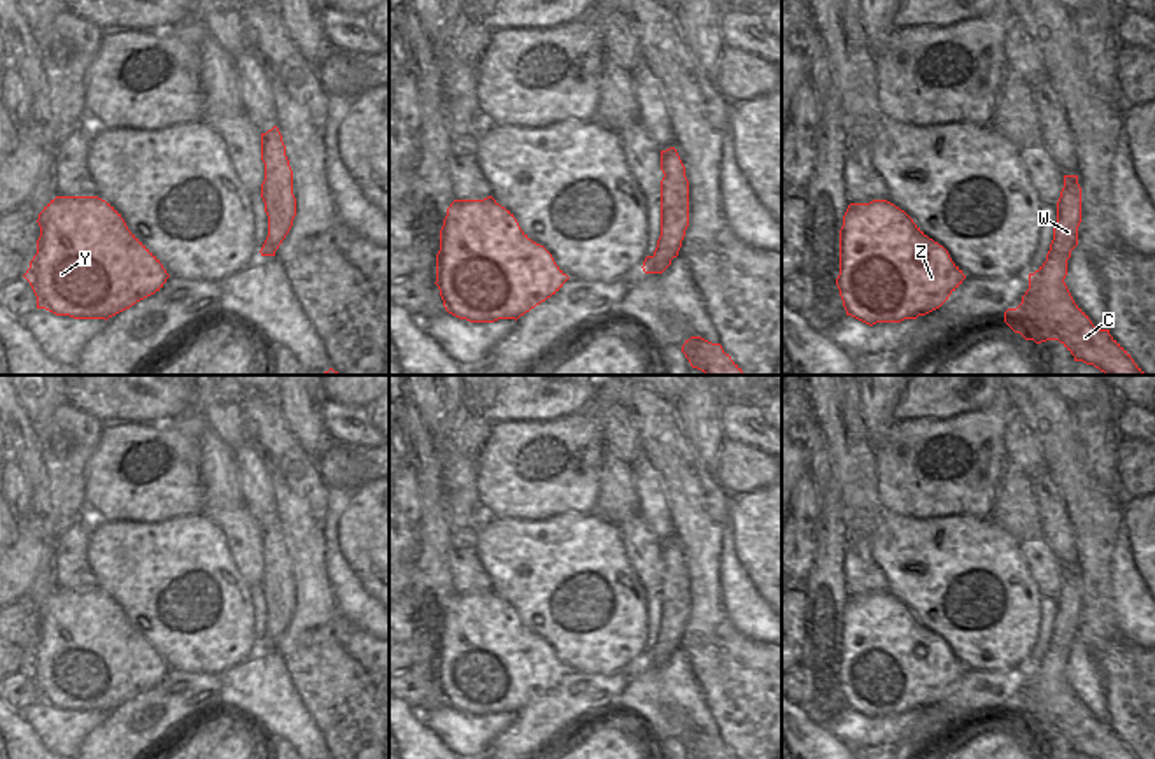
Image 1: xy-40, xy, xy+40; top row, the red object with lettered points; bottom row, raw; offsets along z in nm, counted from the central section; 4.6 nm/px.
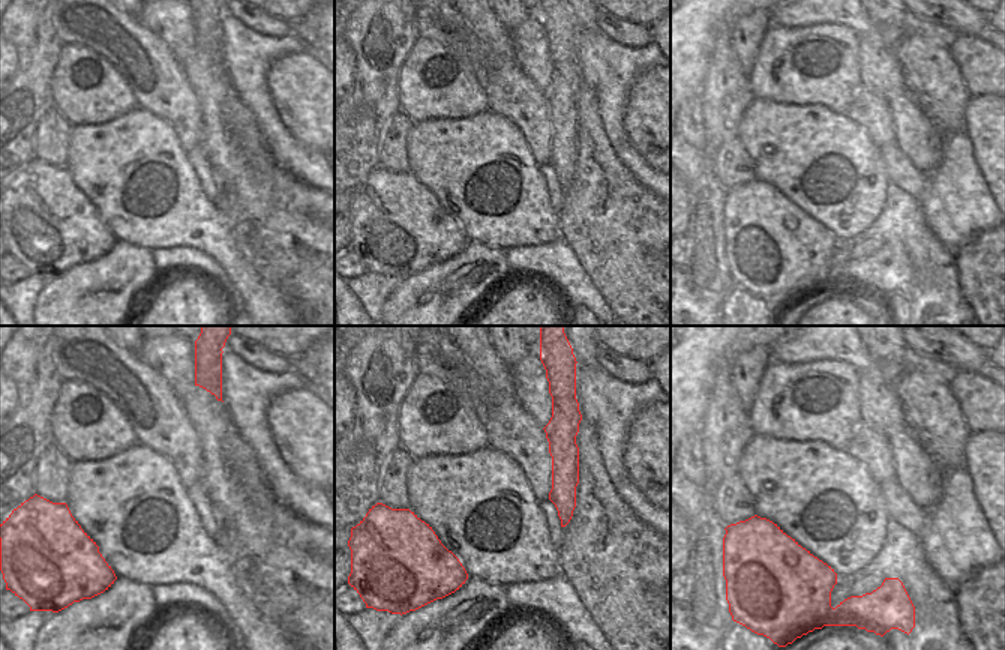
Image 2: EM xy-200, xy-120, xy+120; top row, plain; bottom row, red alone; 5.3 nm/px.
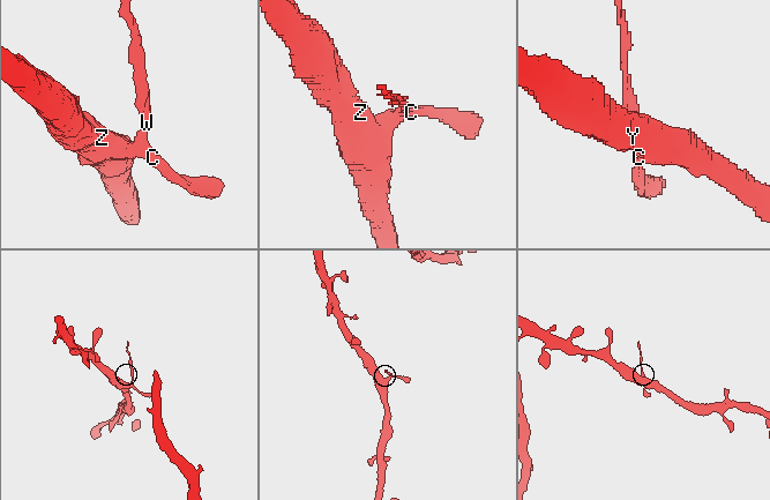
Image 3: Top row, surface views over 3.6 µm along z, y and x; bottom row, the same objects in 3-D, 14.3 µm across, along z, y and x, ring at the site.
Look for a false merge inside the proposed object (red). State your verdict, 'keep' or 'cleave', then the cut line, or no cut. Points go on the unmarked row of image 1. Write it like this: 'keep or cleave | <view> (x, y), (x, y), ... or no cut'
cleave | xy+40 (1047, 652), (1061, 645), (1066, 656)

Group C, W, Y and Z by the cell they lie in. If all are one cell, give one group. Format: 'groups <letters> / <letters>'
groups C Y Z / W

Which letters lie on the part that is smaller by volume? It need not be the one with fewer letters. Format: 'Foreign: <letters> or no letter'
Foreign: W

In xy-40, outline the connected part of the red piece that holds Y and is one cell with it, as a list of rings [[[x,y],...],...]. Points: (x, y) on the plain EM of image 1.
[[[56,589],[37,612],[40,629],[37,647],[23,668],[35,689],[37,701],[74,712],[109,712],[154,687],[170,670],[159,652],[128,622],[121,606],[98,589]]]

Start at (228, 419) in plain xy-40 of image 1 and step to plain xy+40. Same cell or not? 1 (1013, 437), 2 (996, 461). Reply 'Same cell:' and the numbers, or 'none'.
Same cell: 1

